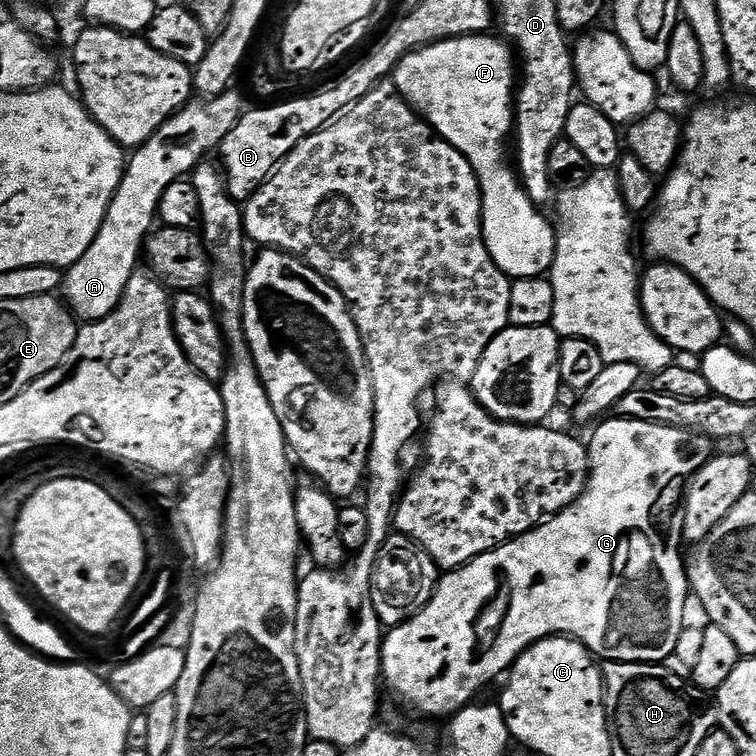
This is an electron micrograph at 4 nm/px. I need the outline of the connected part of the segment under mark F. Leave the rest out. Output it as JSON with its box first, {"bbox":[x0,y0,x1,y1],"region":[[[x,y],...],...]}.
{"bbox":[394,34,558,280],"region":[[[492,34],[455,36],[449,40],[440,40],[437,44],[415,48],[396,67],[394,83],[397,93],[416,109],[433,132],[450,142],[450,146],[454,146],[454,150],[462,153],[472,164],[480,183],[484,241],[490,250],[490,258],[494,258],[496,265],[512,280],[525,280],[544,276],[551,269],[552,260],[556,257],[558,232],[555,227],[548,225],[547,218],[540,213],[543,211],[528,196],[517,169],[509,161],[509,165],[504,161],[504,147],[507,144],[509,147],[514,132],[514,93],[518,88],[518,64],[513,49],[503,39],[500,40],[495,40]]]}

